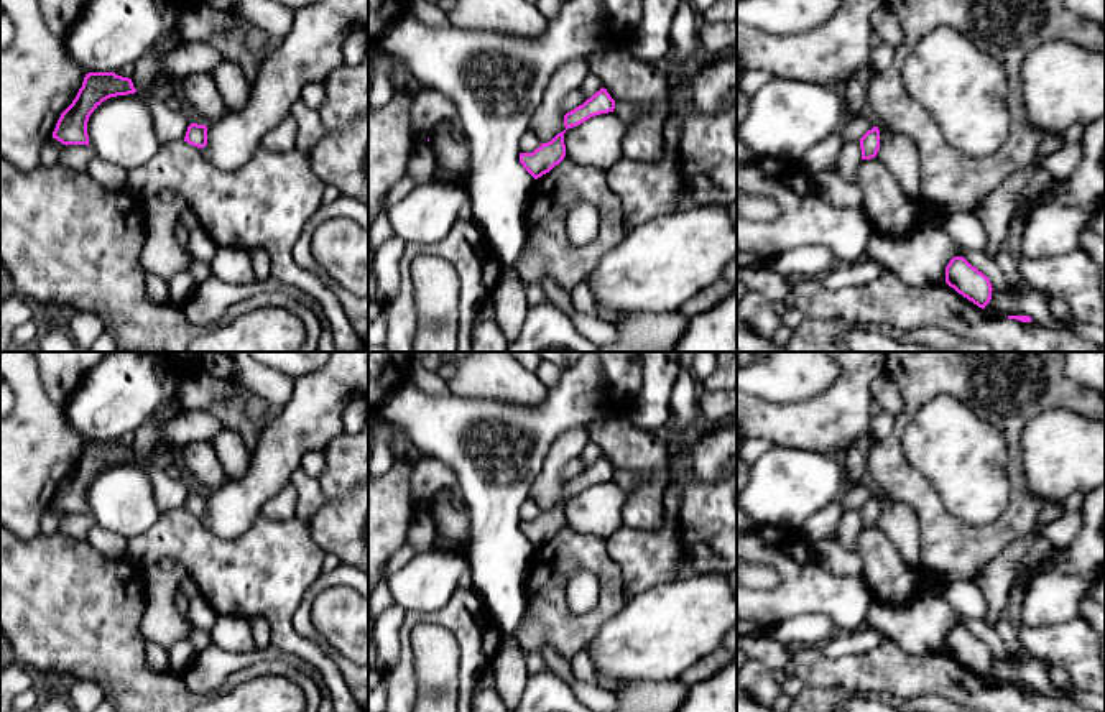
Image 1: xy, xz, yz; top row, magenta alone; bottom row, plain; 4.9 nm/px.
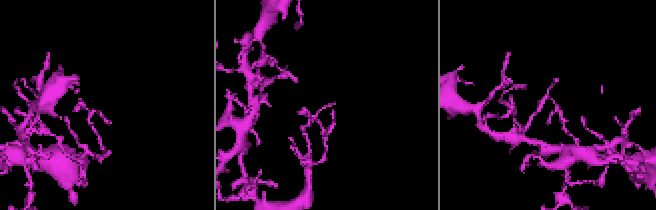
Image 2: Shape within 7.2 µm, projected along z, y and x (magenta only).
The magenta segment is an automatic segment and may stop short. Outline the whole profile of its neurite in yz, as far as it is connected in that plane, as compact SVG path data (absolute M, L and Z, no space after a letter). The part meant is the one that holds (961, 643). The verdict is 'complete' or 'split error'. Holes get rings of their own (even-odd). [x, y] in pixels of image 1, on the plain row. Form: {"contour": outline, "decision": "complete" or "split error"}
{"contour": "M954 625L949 630L945 635L945 651L982 677L992 668L993 656L990 648L964 625Z", "decision": "complete"}

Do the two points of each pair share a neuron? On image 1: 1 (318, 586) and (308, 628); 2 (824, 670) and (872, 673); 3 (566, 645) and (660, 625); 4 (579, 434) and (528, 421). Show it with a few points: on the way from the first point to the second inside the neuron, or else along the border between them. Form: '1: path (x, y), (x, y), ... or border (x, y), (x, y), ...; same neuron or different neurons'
1: path (309, 596), (305, 605), (305, 619); same neuron
2: path (836, 673), (860, 673); same neuron
3: border (617, 612), (584, 648); different neurons
4: border (587, 428), (566, 429), (553, 443), (543, 464); different neurons

